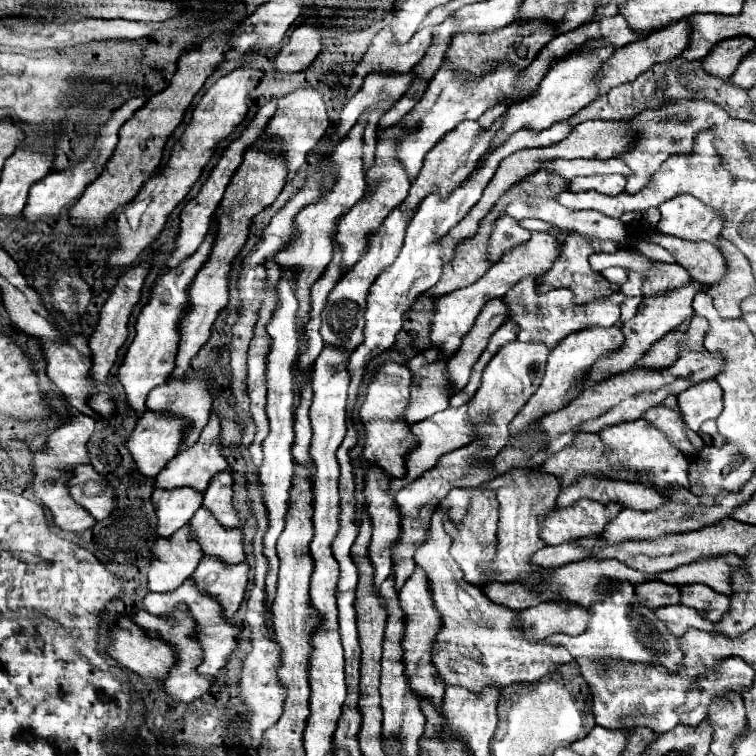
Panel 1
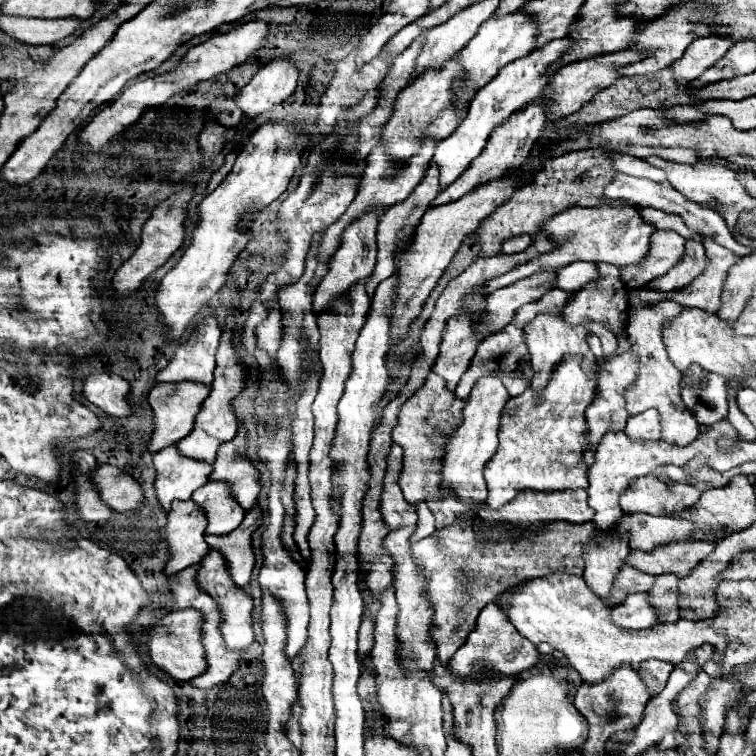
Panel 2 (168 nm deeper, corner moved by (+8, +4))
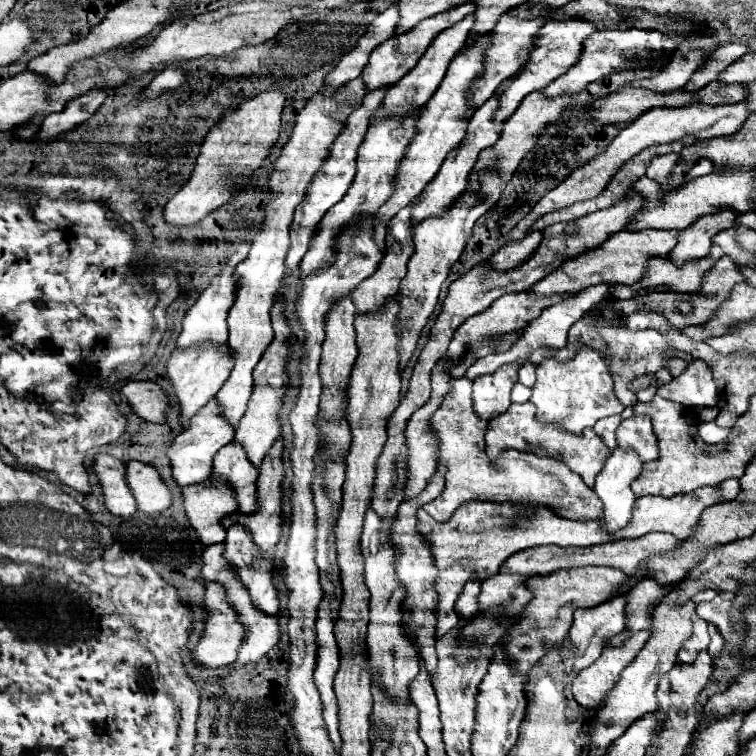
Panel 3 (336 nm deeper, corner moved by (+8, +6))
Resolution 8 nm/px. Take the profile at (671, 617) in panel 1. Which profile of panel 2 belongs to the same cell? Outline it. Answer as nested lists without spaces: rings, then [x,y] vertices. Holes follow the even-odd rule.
[[[630,594],[620,606],[614,606],[614,622],[626,630],[642,630],[660,622],[658,610],[650,604],[650,594]]]

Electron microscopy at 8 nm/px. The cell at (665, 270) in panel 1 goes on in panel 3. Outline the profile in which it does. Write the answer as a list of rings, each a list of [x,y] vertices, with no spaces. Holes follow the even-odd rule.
[[[722,170],[722,172],[712,172],[702,178],[694,178],[688,184],[684,184],[678,192],[670,192],[670,196],[660,198],[660,184],[650,180],[648,176],[642,176],[632,190],[640,192],[644,196],[644,206],[642,210],[632,216],[630,224],[626,226],[628,230],[646,230],[646,228],[660,228],[660,230],[686,230],[698,216],[706,216],[710,212],[718,212],[724,206],[732,208],[738,214],[750,212],[754,208],[752,202],[752,190],[754,190],[754,172],[748,170]]]

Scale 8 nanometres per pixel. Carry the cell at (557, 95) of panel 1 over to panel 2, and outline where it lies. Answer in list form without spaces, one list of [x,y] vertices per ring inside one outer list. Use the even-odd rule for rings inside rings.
[[[530,104],[530,106],[510,114],[500,126],[496,126],[492,130],[482,154],[478,158],[474,158],[474,162],[470,162],[470,166],[460,174],[460,178],[456,182],[452,182],[448,188],[442,190],[442,194],[438,194],[438,198],[434,198],[434,206],[454,202],[462,194],[468,194],[474,186],[494,178],[494,174],[502,174],[502,170],[506,170],[506,166],[514,166],[514,162],[522,162],[522,158],[526,158],[526,154],[534,148],[534,144],[542,136],[542,130],[546,128],[548,122],[550,122],[550,116],[546,114],[546,104]]]

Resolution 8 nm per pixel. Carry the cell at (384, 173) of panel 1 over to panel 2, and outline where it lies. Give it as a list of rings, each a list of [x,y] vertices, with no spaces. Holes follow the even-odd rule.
[[[376,206],[366,210],[354,222],[350,222],[348,228],[342,232],[340,246],[338,246],[338,250],[332,254],[332,258],[328,262],[328,272],[326,272],[326,276],[320,280],[320,284],[314,290],[314,312],[322,310],[322,306],[326,306],[326,302],[330,302],[330,298],[342,294],[342,290],[346,290],[346,286],[350,286],[350,282],[356,282],[358,278],[366,278],[366,274],[372,274],[374,264],[376,264],[378,212],[380,210]]]

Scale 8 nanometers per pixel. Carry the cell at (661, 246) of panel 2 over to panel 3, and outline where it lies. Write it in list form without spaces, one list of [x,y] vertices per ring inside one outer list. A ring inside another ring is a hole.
[[[622,230],[614,236],[610,236],[604,244],[600,244],[594,250],[584,252],[582,256],[570,258],[562,262],[562,266],[556,272],[550,272],[546,278],[536,282],[530,292],[536,296],[552,296],[560,292],[580,292],[582,288],[596,286],[596,284],[634,284],[640,280],[640,276],[648,268],[648,258],[650,256],[668,256],[670,250],[678,242],[678,232],[676,230]]]

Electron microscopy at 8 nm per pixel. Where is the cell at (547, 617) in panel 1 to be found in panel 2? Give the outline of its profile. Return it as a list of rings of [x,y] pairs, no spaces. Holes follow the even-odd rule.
[[[490,602],[478,614],[476,628],[468,634],[466,642],[452,656],[448,668],[454,672],[456,678],[470,678],[470,680],[506,678],[532,668],[538,662],[538,656],[540,654],[536,646],[522,634],[518,634],[518,630],[514,630],[514,626],[510,626],[510,620],[502,614],[502,610],[498,610],[498,606]]]

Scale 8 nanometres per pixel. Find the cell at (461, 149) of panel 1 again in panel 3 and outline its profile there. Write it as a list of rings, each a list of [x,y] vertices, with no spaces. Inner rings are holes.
[[[414,200],[412,204],[408,204],[406,208],[402,208],[390,222],[388,222],[388,234],[386,234],[386,254],[382,258],[382,262],[378,264],[376,272],[362,280],[362,284],[358,284],[358,288],[352,294],[352,300],[356,304],[356,314],[368,314],[368,312],[376,312],[380,310],[386,302],[390,302],[396,294],[398,294],[398,286],[402,276],[406,274],[406,264],[410,260],[410,256],[414,254],[414,242],[412,242],[412,224],[410,224],[410,210],[418,200]]]

